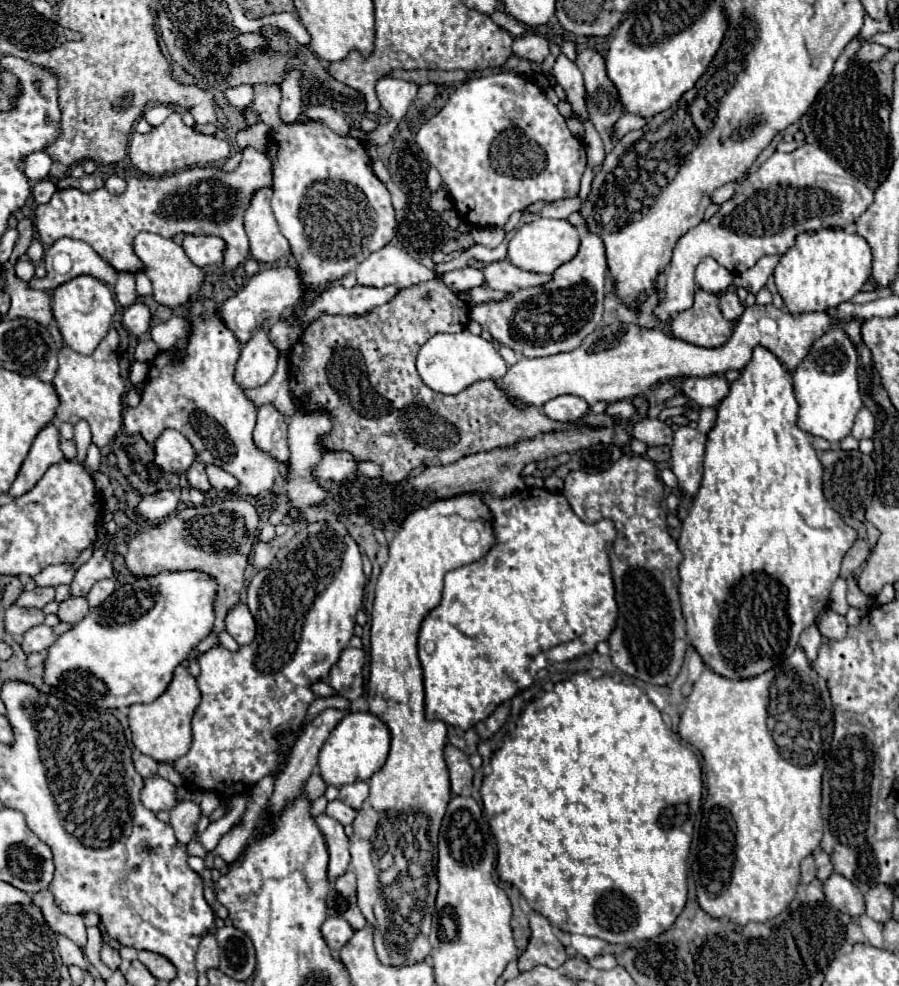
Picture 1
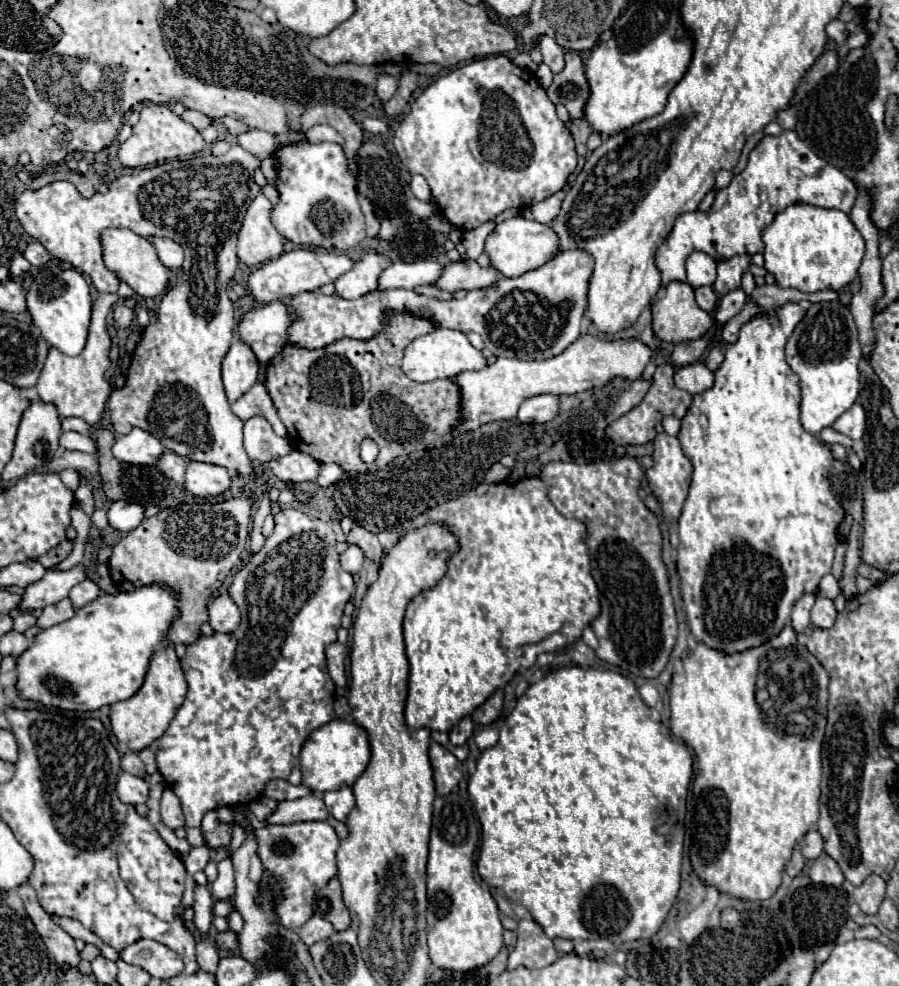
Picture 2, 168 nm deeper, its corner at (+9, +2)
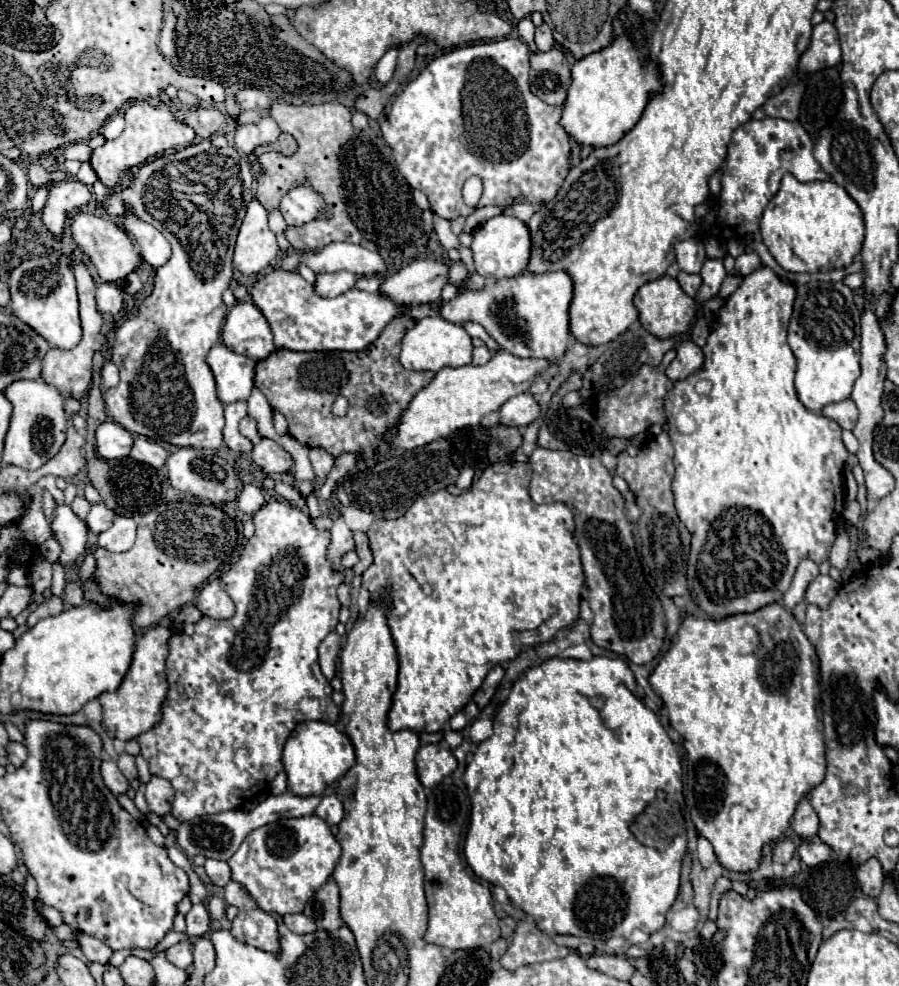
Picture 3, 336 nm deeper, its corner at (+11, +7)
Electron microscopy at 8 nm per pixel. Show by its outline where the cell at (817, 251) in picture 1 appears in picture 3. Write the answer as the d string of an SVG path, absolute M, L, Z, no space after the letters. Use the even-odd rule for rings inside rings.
M792 174L782 178L782 186L778 194L768 202L762 220L760 234L764 238L764 246L770 250L774 260L786 270L796 274L814 274L840 270L852 264L854 256L862 250L864 242L864 220L858 204L848 196L848 192L834 182L798 182Z

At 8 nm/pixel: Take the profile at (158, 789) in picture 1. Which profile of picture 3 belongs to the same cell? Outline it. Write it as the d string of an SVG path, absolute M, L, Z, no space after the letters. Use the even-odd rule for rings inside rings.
M102 762L102 778L104 778L106 786L110 788L110 792L112 792L114 796L126 794L126 790L130 788L128 778L124 778L124 774L122 774L120 768L116 766L116 762Z

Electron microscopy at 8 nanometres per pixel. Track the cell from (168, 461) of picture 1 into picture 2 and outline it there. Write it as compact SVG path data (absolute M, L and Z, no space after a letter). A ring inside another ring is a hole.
M132 429L126 435L116 435L112 455L118 461L126 461L132 465L156 465L158 457L164 453L164 447L146 431Z

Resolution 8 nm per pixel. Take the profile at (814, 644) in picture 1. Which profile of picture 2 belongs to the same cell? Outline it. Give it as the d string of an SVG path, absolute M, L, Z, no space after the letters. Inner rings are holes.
M804 593L794 609L792 609L792 627L796 633L804 633L804 629L810 625L810 607L814 605L816 593Z

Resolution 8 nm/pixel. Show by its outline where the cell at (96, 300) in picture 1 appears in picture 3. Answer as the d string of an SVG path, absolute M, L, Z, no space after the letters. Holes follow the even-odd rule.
M32 258L22 262L10 272L10 294L14 314L28 326L32 326L54 348L70 350L82 338L78 316L78 294L72 268L66 262L52 262L50 258Z

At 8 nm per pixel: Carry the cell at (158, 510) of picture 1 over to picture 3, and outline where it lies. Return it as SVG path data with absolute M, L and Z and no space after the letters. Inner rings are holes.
M100 502L100 504L94 504L92 506L92 510L90 510L88 518L86 518L86 526L88 526L90 532L100 534L100 532L108 530L114 524L116 516L118 514L112 508L108 508L104 502Z

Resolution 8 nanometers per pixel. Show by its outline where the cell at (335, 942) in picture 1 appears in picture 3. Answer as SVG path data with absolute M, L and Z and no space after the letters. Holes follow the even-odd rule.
M286 914L284 924L294 934L310 934L310 932L318 930L316 922L312 922L312 918L308 918L304 914Z

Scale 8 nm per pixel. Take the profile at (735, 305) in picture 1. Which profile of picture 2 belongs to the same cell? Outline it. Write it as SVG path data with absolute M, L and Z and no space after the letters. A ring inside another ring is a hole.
M696 287L696 289L694 289L694 297L696 297L698 307L702 307L704 311L712 313L712 311L716 309L718 297L716 297L716 293L714 293L712 287Z

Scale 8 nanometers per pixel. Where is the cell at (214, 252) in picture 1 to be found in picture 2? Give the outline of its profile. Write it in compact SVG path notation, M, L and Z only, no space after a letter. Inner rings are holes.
M152 237L152 245L158 253L158 259L164 267L176 271L182 265L182 255L184 249L178 247L178 243L174 243L172 239L164 239L164 237Z

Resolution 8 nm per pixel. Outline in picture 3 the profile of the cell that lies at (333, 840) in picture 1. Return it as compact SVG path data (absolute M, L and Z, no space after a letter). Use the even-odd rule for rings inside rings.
M316 814L304 818L282 818L260 830L252 830L240 850L228 860L232 880L246 888L264 912L298 914L312 894L330 878L340 860L340 844L330 826Z

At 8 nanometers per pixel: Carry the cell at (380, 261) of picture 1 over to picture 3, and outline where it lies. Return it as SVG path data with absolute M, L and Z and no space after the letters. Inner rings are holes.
M334 272L334 274L318 274L318 280L314 284L316 292L324 298L336 298L348 290L354 288L356 284L356 274L348 272Z

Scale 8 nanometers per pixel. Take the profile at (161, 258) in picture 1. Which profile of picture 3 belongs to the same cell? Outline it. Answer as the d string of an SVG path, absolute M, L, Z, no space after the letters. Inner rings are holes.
M78 212L70 218L70 232L72 232L72 238L78 242L78 246L82 248L82 252L88 254L88 258L92 260L92 264L96 266L104 282L116 282L120 278L126 278L130 272L136 272L138 268L142 268L142 262L144 262L142 254L138 252L130 234L124 228L116 226L116 222L108 218L92 216L88 212Z

